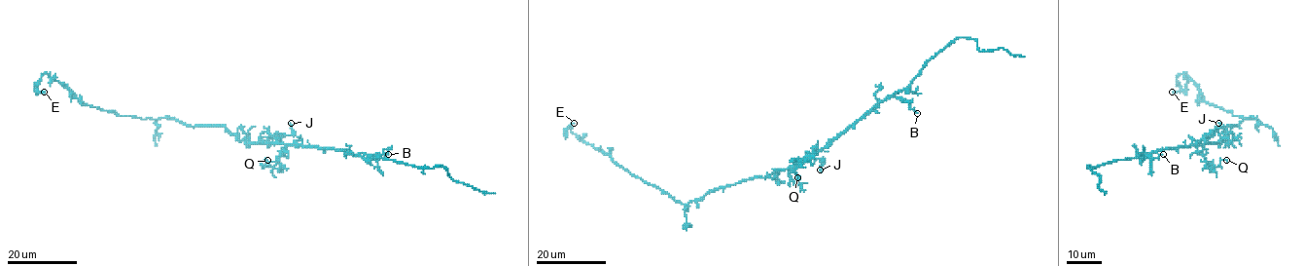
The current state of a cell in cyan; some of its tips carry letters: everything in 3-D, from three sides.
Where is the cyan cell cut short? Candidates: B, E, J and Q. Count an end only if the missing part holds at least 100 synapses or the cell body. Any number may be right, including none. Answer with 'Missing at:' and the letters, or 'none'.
Missing at: none

